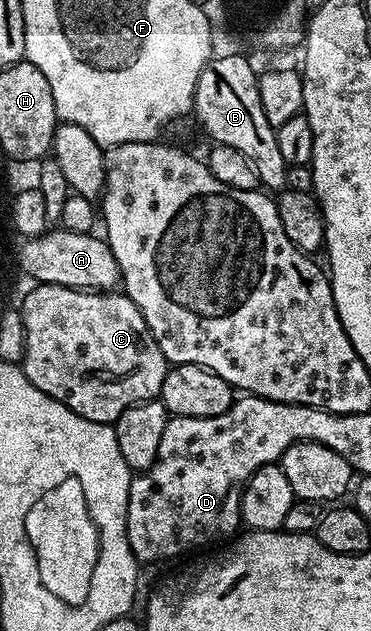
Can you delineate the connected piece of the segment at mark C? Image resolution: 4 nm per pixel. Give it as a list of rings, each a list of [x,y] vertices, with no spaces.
[[[36,283],[35,289],[21,303],[27,337],[25,354],[21,361],[23,372],[49,398],[57,398],[69,410],[89,418],[89,422],[114,425],[115,419],[129,406],[146,400],[154,400],[163,391],[165,374],[169,367],[161,346],[147,329],[141,310],[126,294],[111,296],[107,290],[66,288],[56,284]]]

